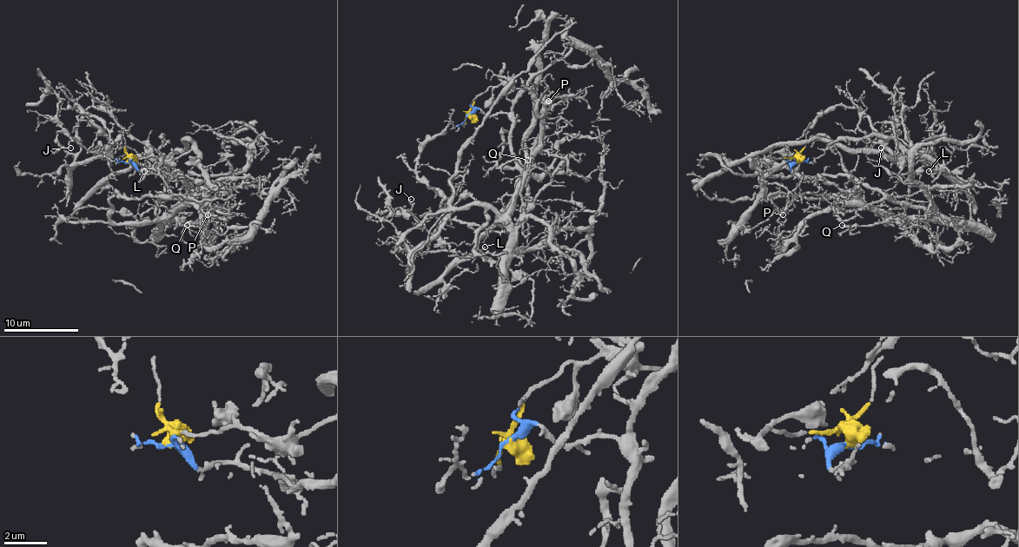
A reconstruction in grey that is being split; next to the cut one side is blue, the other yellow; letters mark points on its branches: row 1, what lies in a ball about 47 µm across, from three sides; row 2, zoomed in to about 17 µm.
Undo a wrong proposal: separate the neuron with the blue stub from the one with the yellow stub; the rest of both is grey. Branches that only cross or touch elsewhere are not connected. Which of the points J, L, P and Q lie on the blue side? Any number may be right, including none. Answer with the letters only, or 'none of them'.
P, Q

